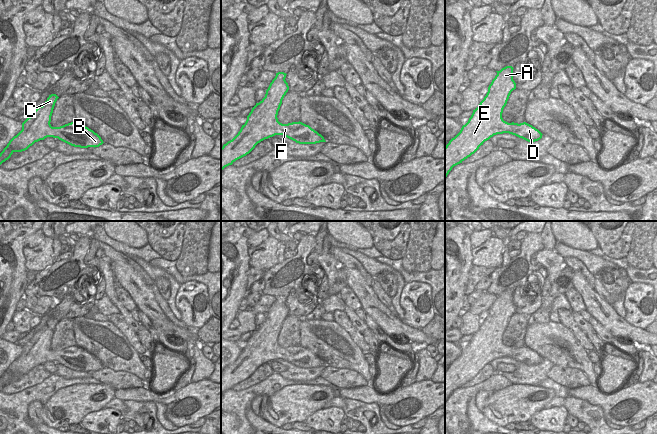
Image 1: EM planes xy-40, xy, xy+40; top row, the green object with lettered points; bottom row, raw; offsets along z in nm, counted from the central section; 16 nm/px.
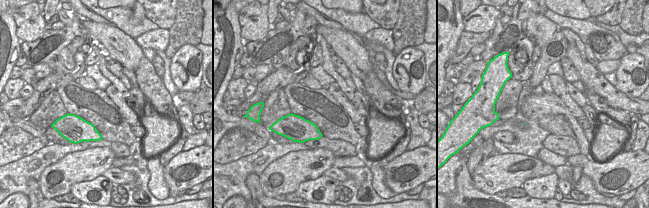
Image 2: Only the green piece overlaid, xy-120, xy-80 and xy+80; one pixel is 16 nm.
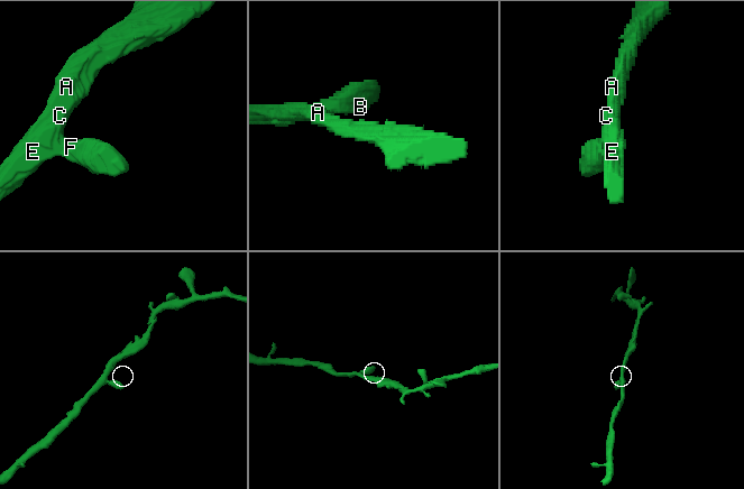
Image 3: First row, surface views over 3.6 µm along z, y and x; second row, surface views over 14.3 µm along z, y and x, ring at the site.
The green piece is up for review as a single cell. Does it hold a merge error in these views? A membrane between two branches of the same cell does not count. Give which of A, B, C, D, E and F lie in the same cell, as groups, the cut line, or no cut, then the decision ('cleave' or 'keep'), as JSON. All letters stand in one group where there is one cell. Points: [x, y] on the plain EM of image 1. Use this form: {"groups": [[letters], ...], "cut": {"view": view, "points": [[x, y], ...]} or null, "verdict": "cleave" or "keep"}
{"groups": [["A", "B", "C", "D", "E", "F"]], "cut": null, "verdict": "keep"}

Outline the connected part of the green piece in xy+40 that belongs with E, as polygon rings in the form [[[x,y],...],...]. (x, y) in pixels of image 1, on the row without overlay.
[[[506,290],[488,311],[488,316],[479,330],[473,334],[468,346],[445,370],[445,402],[452,392],[474,378],[481,369],[497,358],[509,357],[528,366],[542,362],[542,357],[532,349],[508,347],[503,344],[503,333],[509,320],[516,313],[513,304],[513,291]]]

